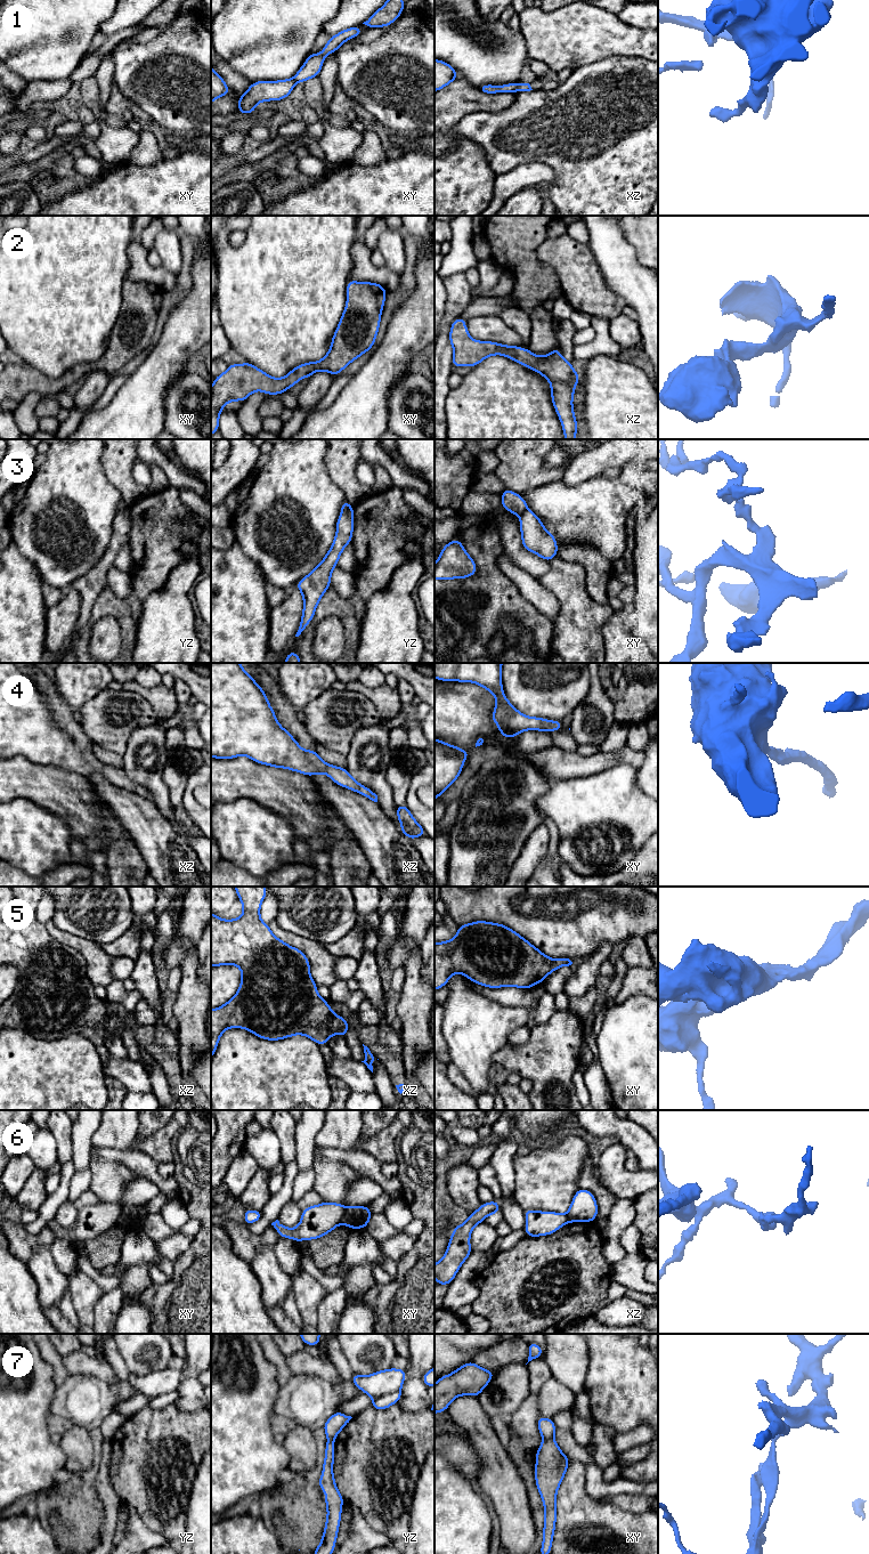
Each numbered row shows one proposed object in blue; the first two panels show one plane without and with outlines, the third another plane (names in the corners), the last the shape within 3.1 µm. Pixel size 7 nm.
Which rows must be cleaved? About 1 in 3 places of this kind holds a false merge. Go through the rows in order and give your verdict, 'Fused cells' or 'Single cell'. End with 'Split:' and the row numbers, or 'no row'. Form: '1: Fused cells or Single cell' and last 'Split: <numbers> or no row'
1: Fused cells
2: Single cell
3: Fused cells
4: Single cell
5: Single cell
6: Fused cells
7: Fused cells
Split: 1, 3, 6, 7

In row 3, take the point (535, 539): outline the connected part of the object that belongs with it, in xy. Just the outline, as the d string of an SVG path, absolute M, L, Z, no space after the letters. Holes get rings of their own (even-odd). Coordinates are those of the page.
M526 509L525 512L520 516L520 531L521 541L525 550L542 557L547 562L552 558L558 556L558 544L554 535L545 531L544 524L541 521L538 516L535 515L530 509Z

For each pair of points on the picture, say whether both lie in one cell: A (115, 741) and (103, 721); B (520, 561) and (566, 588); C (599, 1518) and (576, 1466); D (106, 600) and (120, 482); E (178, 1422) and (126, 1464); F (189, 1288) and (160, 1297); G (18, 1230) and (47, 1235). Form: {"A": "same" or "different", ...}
{"A": "same", "B": "different", "C": "same", "D": "different", "E": "same", "F": "same", "G": "same"}

